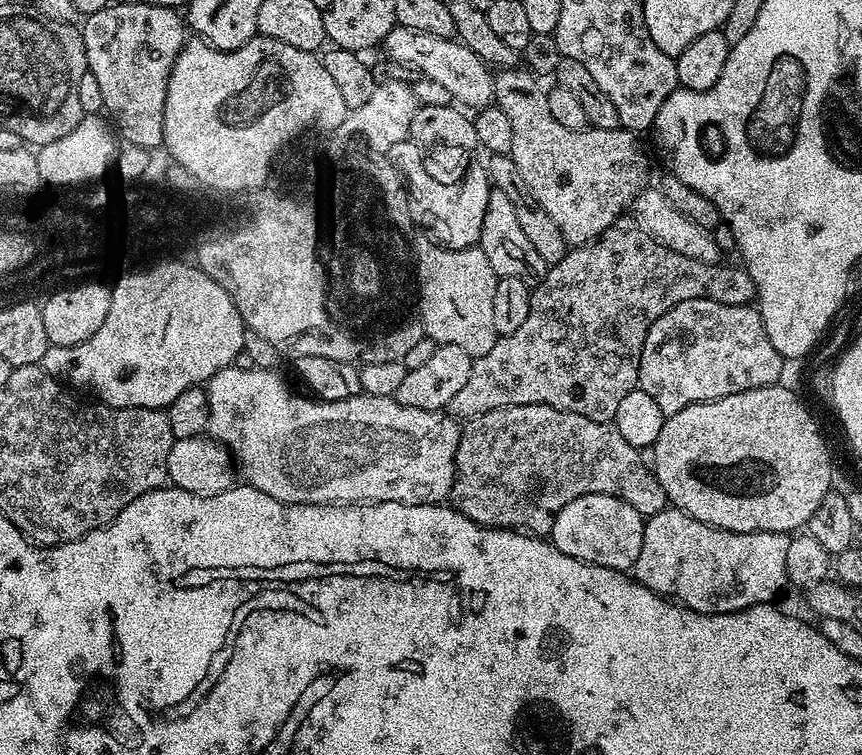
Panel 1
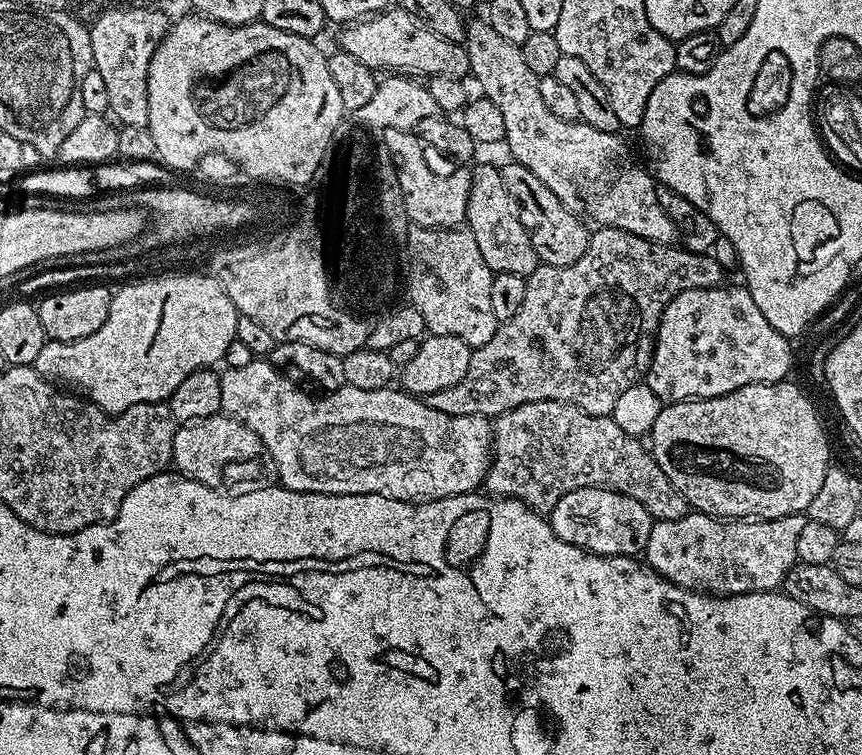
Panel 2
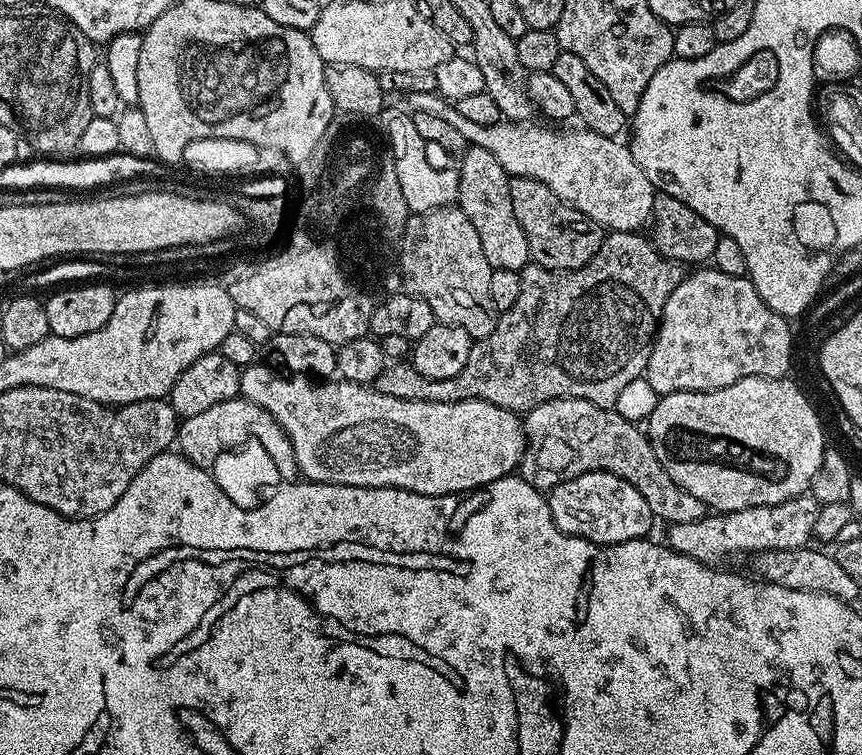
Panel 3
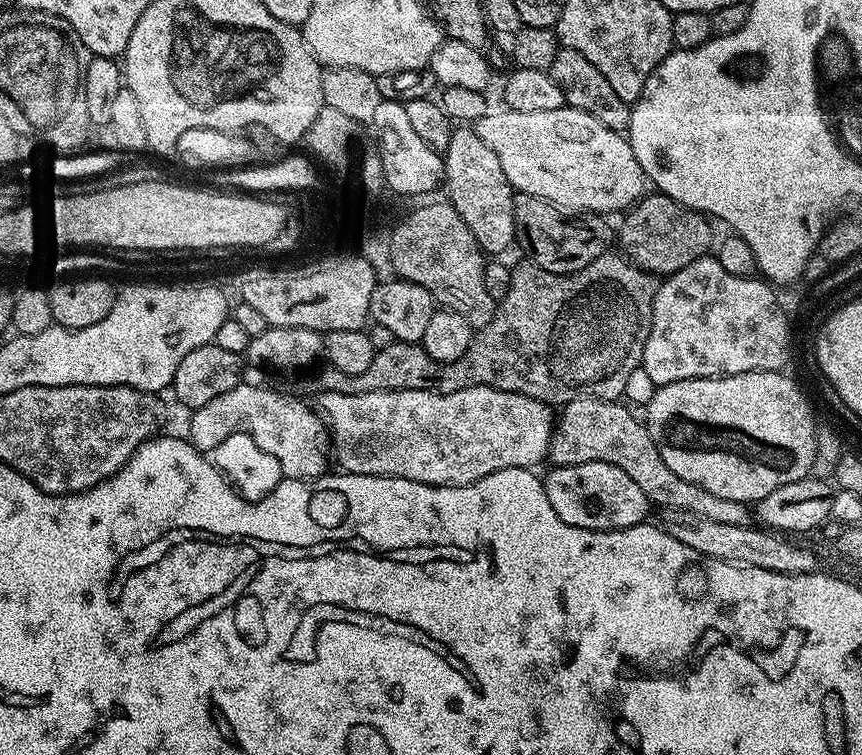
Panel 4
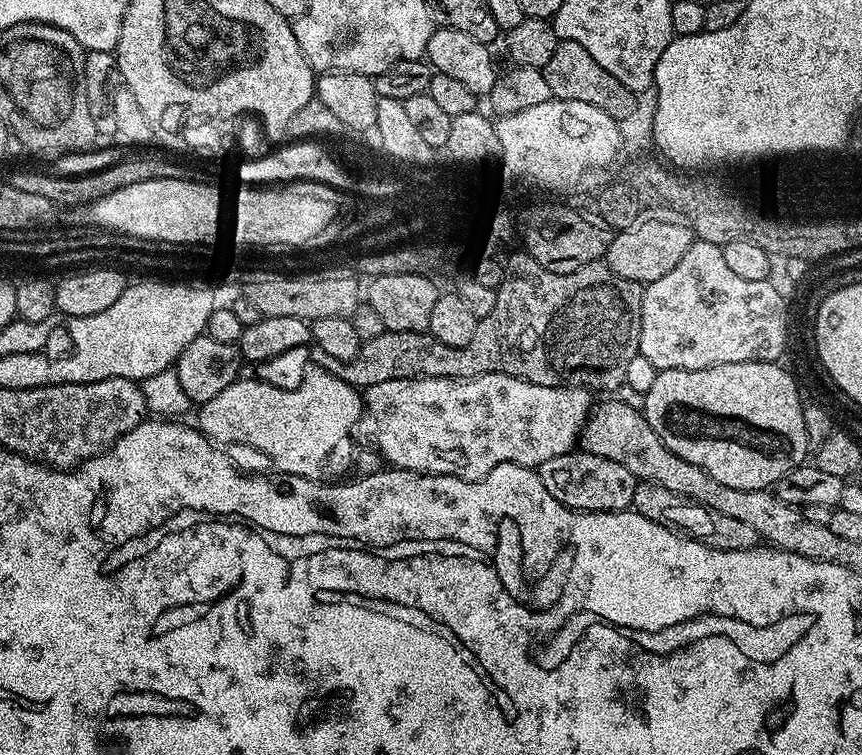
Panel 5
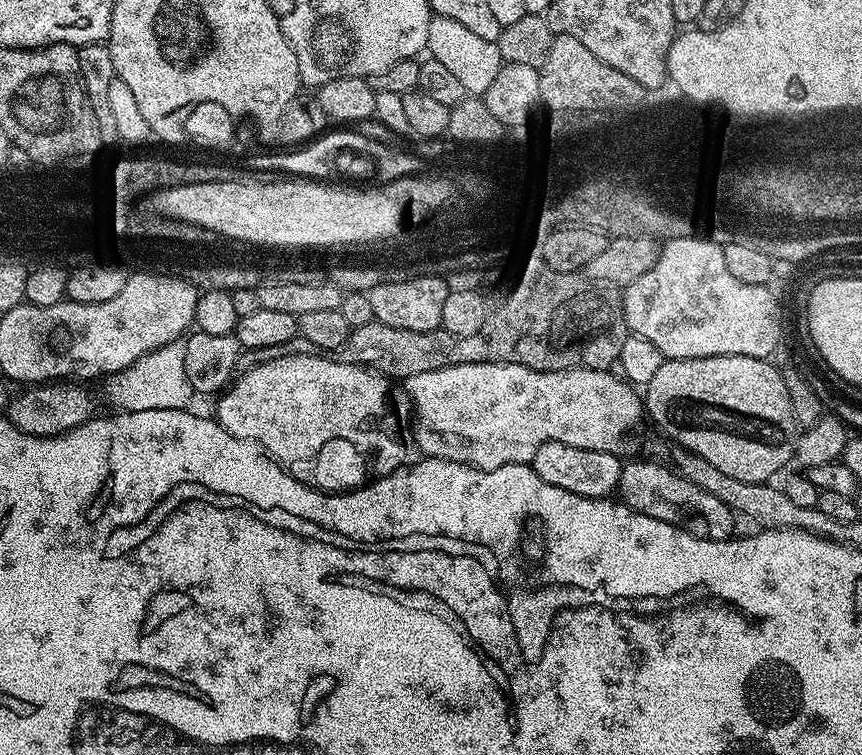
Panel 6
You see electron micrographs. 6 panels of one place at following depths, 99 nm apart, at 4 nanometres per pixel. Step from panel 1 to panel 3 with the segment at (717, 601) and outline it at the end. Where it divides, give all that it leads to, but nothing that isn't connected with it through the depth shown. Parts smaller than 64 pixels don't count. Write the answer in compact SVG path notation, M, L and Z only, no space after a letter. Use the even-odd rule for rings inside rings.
M805 494L780 504L754 506L727 514L705 514L701 520L671 525L667 529L666 543L675 552L713 566L727 565L727 560L739 552L755 554L767 548L803 548L813 539L814 521L818 519L820 506L820 501Z

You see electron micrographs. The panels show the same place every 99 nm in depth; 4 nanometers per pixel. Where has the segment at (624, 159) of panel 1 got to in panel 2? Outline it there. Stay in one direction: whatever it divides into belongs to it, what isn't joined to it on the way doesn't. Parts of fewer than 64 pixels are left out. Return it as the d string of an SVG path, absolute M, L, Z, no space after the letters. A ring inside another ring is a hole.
M469 19L463 46L468 51L468 71L471 79L480 83L479 91L494 106L498 106L506 121L503 143L512 151L511 159L526 166L538 182L550 186L558 199L569 206L575 205L576 183L585 176L592 180L612 164L620 152L620 136L614 132L594 130L594 126L580 120L563 120L550 114L542 98L540 77L529 70L522 58L520 45L506 42L494 31L487 19Z

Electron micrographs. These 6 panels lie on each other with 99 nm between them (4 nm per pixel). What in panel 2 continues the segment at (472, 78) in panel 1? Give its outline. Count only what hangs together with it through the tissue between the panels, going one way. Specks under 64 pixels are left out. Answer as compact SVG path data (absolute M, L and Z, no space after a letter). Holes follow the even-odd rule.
M393 6L379 14L355 21L343 29L339 47L354 54L358 62L366 62L374 70L392 68L396 74L411 74L416 78L434 76L454 76L464 78L469 75L468 51L463 44L455 44L430 30L414 14Z

